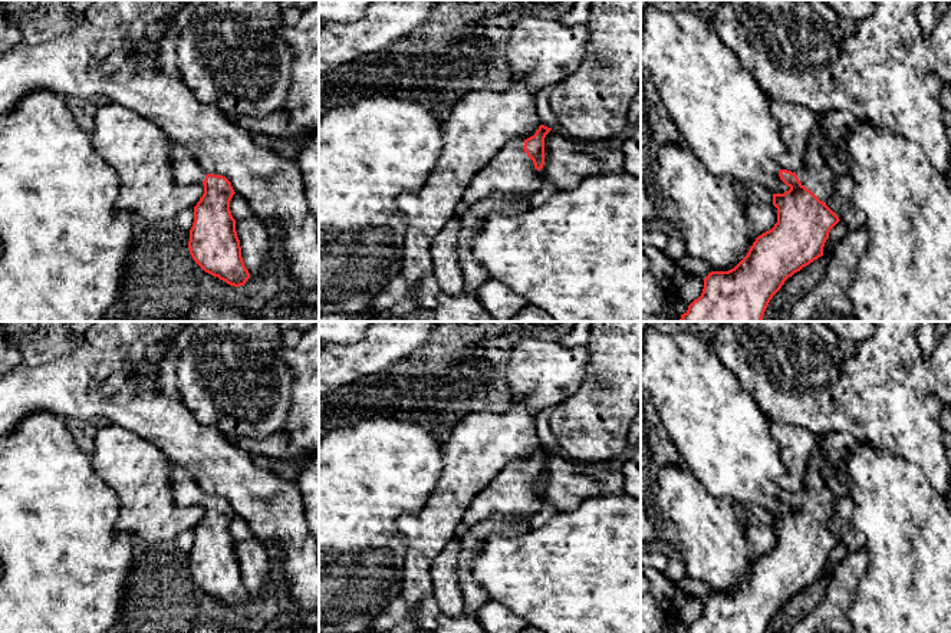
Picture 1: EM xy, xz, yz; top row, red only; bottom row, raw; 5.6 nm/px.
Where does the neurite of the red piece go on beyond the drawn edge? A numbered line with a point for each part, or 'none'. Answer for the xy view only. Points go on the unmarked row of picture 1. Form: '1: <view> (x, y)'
1: xy (187, 493)

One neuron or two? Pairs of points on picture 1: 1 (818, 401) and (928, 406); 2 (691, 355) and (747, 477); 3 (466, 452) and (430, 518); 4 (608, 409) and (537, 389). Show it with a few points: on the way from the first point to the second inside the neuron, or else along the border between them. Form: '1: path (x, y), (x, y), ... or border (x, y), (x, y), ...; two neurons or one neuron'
1: path (845, 402), (891, 402), (895, 406), (901, 406); one neuron
2: path (691, 385), (693, 392), (716, 424), (727, 447); one neuron
3: path (466, 468), (466, 474), (456, 493), (446, 503); one neuron
4: border (586, 369), (578, 389), (553, 408); two neurons

